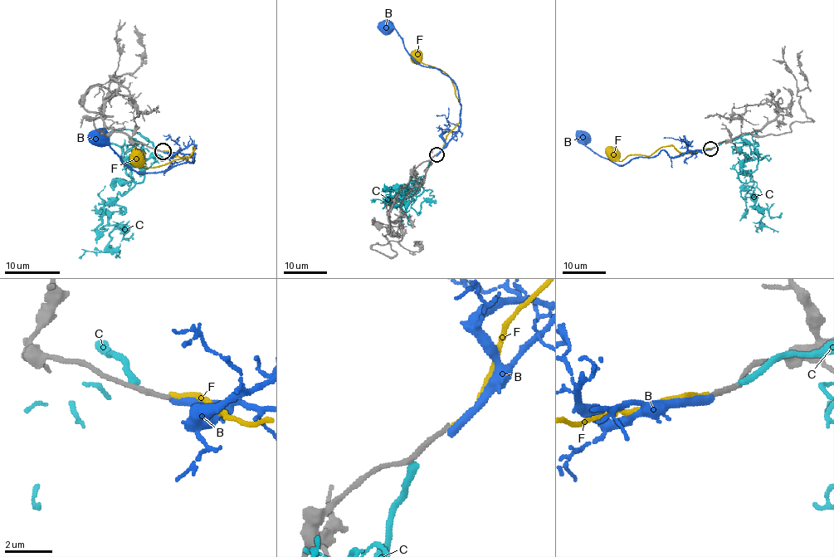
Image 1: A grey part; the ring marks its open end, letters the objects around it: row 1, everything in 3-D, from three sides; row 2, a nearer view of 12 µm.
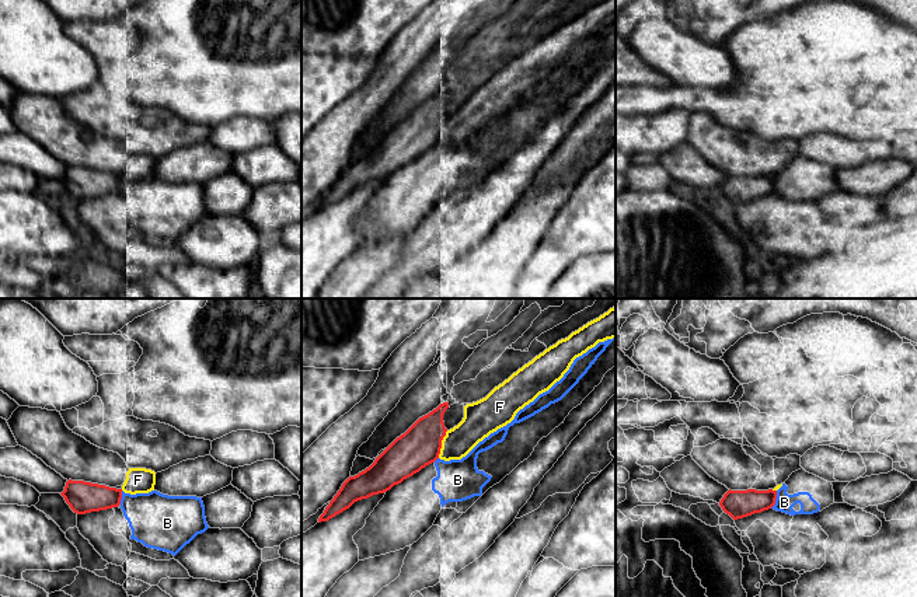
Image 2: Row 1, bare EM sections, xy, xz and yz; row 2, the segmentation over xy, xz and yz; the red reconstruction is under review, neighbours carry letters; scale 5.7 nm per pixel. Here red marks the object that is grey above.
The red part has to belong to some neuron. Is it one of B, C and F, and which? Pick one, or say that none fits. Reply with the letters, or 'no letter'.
F

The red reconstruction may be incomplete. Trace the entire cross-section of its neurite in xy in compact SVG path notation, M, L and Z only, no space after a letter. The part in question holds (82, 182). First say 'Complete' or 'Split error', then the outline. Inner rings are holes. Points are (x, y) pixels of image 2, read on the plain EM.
Complete. M69 165L60 181L74 199L86 200L118 193L122 185L122 175Z

